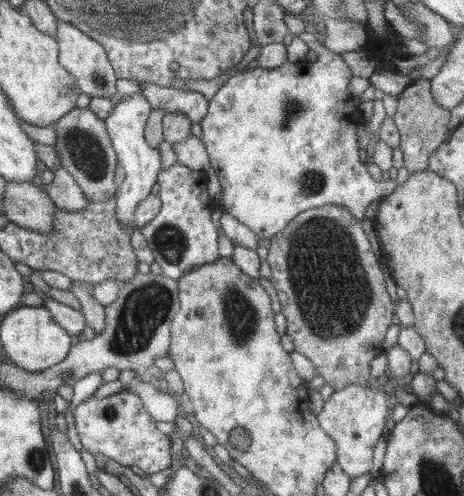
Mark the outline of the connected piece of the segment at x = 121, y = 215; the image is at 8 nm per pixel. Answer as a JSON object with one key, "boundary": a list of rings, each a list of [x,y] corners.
{"boundary":[[[134,93],[114,105],[109,117],[104,120],[107,131],[117,154],[117,164],[124,169],[124,180],[118,187],[116,197],[116,216],[121,224],[127,224],[131,228],[138,228],[134,211],[138,205],[152,192],[152,186],[157,182],[160,172],[160,151],[158,148],[150,148],[146,142],[144,133],[149,114],[150,103],[141,93]]]}

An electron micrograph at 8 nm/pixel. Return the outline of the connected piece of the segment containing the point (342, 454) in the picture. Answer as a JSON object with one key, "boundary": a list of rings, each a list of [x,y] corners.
{"boundary":[[[350,384],[342,390],[334,391],[317,416],[320,426],[336,444],[337,464],[350,478],[364,476],[373,468],[372,458],[380,437],[386,435],[390,426],[390,416],[398,401],[391,397],[394,393],[387,384],[384,389],[372,389],[370,385]]]}

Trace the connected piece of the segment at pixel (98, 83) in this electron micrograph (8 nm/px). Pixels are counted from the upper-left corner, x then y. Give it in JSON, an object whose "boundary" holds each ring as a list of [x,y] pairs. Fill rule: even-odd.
{"boundary":[[[57,18],[57,36],[59,44],[59,64],[76,79],[79,89],[89,97],[111,98],[116,94],[116,76],[108,59],[106,49],[93,38],[84,34],[72,23]]]}

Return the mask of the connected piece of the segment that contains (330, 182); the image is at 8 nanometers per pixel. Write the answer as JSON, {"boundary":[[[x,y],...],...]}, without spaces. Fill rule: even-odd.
{"boundary":[[[322,45],[322,50],[316,50],[316,52],[322,52],[322,58],[312,61],[302,61],[292,63],[287,61],[286,63],[278,66],[276,69],[268,69],[265,67],[259,67],[252,65],[246,68],[244,71],[239,72],[235,76],[232,76],[226,81],[217,91],[216,94],[209,99],[208,110],[206,116],[199,122],[202,128],[202,139],[206,147],[211,167],[217,170],[219,183],[222,187],[222,208],[224,213],[236,218],[242,224],[245,224],[250,230],[254,231],[259,238],[271,238],[275,234],[278,234],[281,230],[284,230],[289,222],[298,214],[302,212],[319,208],[325,205],[337,205],[348,209],[354,218],[357,218],[360,222],[365,216],[366,208],[372,202],[380,201],[385,196],[388,196],[397,187],[396,181],[389,179],[384,181],[376,181],[370,173],[367,171],[367,165],[360,161],[358,157],[358,135],[356,135],[357,128],[362,124],[366,125],[369,129],[370,138],[375,132],[379,133],[382,126],[382,121],[386,115],[384,110],[384,104],[381,100],[374,100],[374,113],[369,120],[364,119],[362,111],[359,109],[359,102],[348,91],[348,82],[353,77],[346,62],[342,59],[341,54],[326,50]]]}

